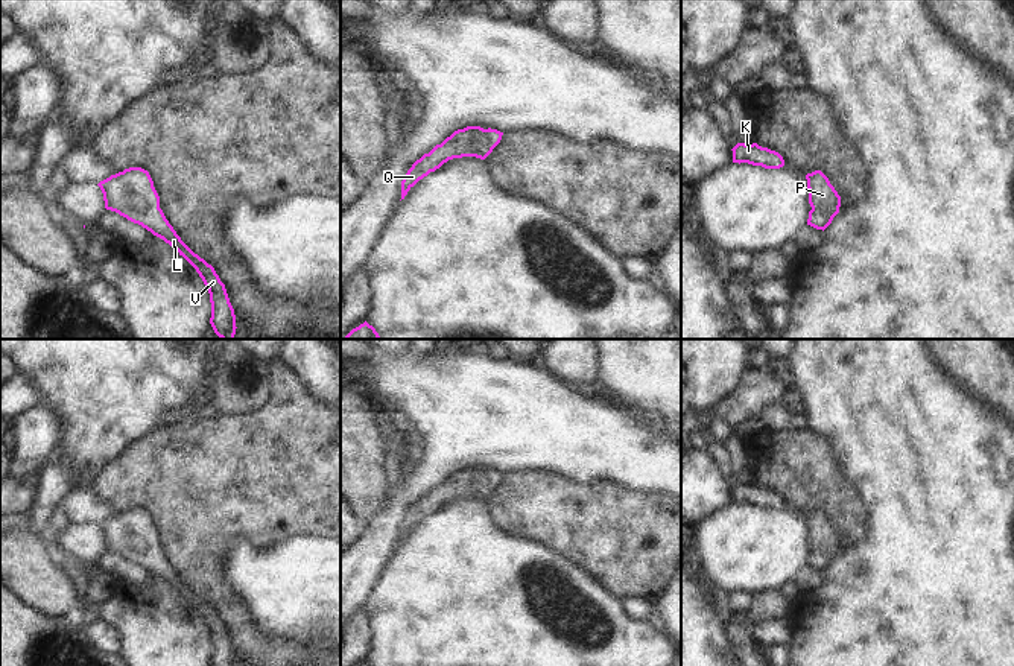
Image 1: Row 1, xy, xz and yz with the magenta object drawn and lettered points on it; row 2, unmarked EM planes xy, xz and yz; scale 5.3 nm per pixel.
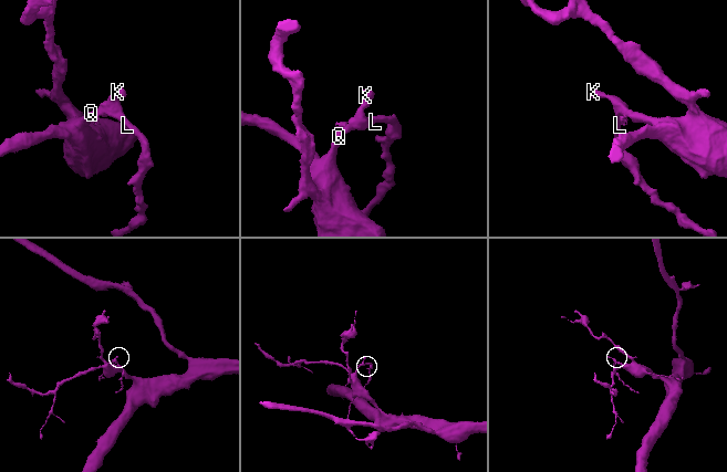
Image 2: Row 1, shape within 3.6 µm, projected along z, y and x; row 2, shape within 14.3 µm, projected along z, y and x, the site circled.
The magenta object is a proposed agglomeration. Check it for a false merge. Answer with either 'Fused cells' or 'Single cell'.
Single cell.

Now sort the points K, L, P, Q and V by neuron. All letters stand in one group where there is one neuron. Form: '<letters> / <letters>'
K L P Q V

